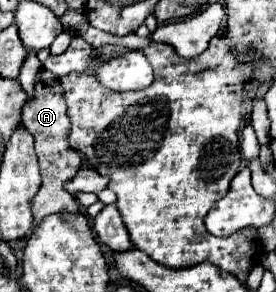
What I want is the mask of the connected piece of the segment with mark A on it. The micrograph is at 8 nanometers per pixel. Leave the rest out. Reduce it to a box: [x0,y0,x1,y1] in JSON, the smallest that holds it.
[23,70,81,228]

